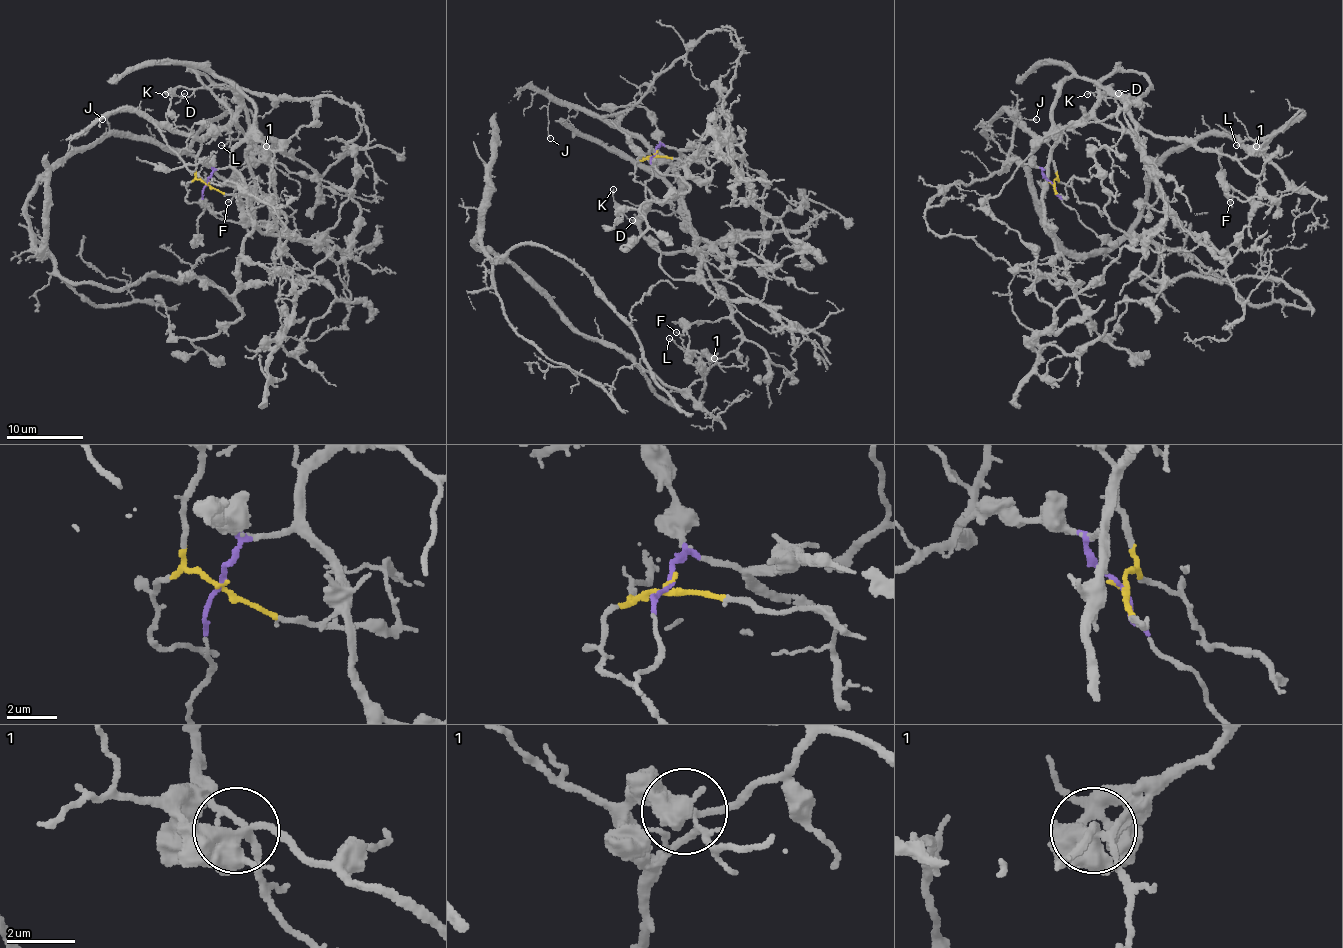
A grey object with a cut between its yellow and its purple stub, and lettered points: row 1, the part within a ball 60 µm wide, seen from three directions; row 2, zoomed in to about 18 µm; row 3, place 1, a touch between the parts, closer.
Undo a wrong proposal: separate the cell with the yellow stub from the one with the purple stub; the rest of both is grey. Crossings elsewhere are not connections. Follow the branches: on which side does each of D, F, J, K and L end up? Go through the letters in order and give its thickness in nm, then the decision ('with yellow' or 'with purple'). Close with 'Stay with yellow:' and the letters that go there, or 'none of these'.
D: 120 nm | with purple
F: 130 nm | with purple
J: 130 nm | with yellow
K: 120 nm | with purple
L: 130 nm | with purple
Stay with yellow: J

